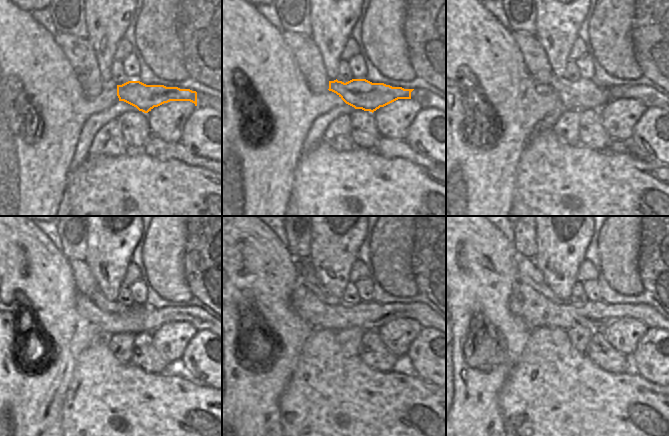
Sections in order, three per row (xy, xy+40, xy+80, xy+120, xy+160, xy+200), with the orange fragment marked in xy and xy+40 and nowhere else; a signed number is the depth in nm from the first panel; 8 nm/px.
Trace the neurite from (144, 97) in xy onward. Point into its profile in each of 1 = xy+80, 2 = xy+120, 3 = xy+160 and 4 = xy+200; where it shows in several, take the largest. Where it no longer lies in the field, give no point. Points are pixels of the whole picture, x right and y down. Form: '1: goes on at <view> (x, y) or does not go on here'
1: goes on at xy+80 (583, 94)
2: goes on at xy+120 (97, 297)
3: goes on at xy+160 (314, 285)
4: goes on at xy+200 (539, 284)

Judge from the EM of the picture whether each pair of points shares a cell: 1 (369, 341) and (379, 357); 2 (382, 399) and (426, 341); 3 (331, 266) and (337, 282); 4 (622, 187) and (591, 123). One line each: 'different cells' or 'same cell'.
1: same cell
2: different cells
3: same cell
4: different cells

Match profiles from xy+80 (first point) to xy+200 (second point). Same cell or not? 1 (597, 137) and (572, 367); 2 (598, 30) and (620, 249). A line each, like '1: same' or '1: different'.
1: different
2: same

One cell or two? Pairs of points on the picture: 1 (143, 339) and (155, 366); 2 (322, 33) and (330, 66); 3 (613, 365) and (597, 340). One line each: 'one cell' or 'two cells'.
1: one cell
2: one cell
3: one cell

